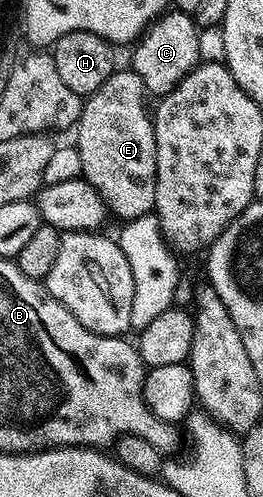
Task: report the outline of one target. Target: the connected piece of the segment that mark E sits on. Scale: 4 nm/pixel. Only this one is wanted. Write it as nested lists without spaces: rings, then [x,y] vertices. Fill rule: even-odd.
[[[131,68],[114,69],[113,75],[94,94],[84,99],[81,120],[75,127],[75,145],[79,156],[83,156],[81,178],[95,187],[110,215],[118,214],[121,220],[142,217],[155,210],[155,188],[157,187],[157,153],[155,132],[150,111],[145,111],[147,91],[143,80]]]

